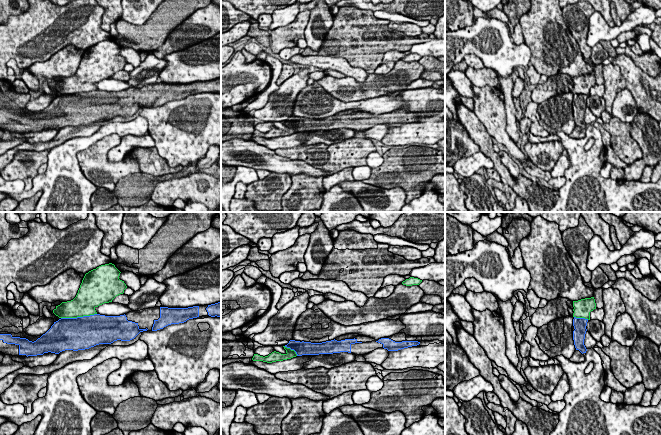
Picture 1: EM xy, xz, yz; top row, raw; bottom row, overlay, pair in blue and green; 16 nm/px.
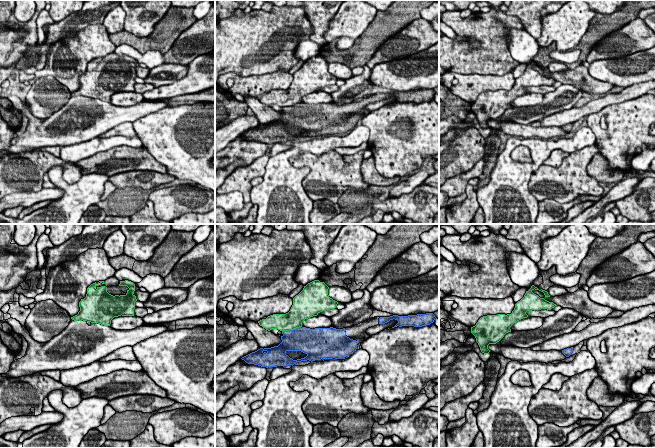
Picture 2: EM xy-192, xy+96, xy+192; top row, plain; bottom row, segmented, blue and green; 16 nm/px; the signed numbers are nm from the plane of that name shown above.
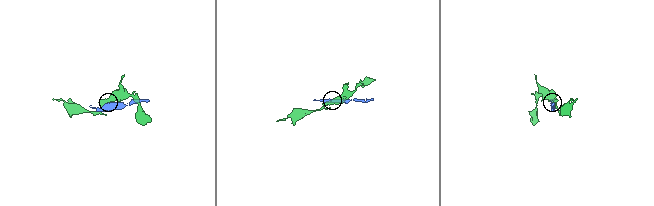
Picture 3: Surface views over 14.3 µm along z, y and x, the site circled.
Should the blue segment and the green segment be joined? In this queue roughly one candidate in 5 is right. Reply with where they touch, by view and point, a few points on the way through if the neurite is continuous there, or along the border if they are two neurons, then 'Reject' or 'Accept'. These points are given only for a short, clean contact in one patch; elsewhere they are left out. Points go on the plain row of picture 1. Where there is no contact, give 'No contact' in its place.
Touches blue at xy (78, 93). Reject

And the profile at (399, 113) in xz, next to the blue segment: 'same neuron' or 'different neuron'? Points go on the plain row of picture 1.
same neuron

